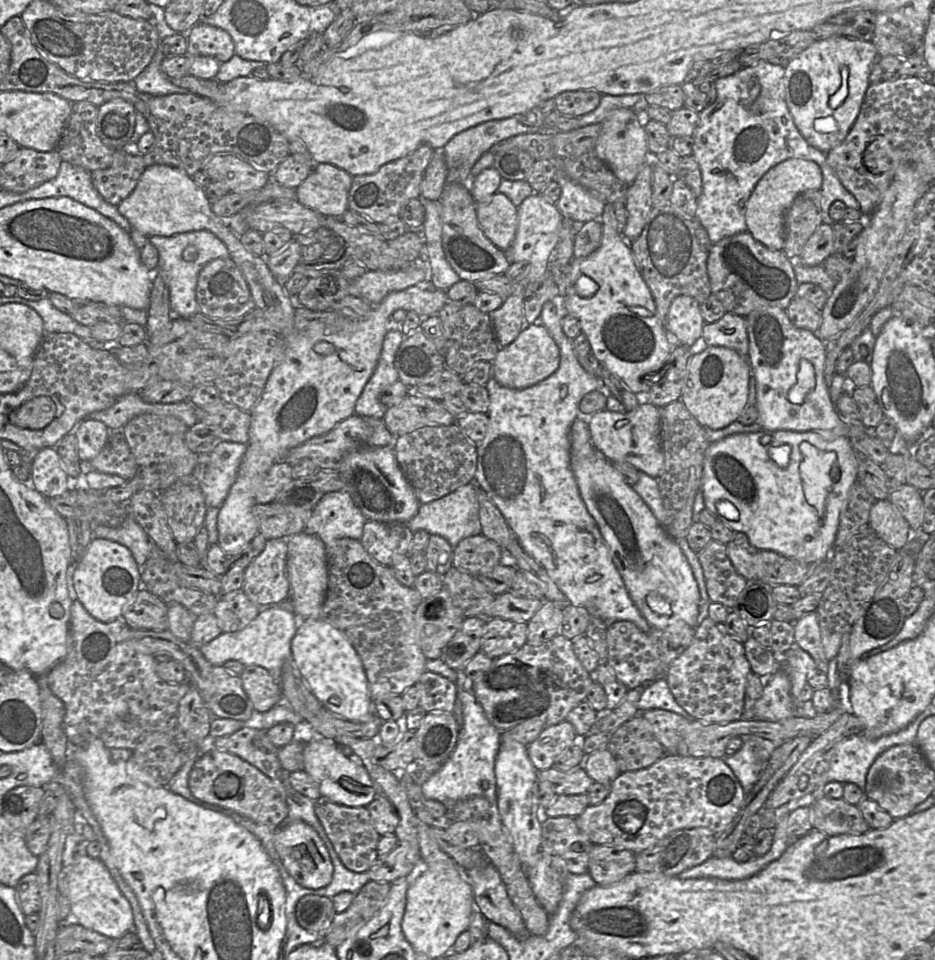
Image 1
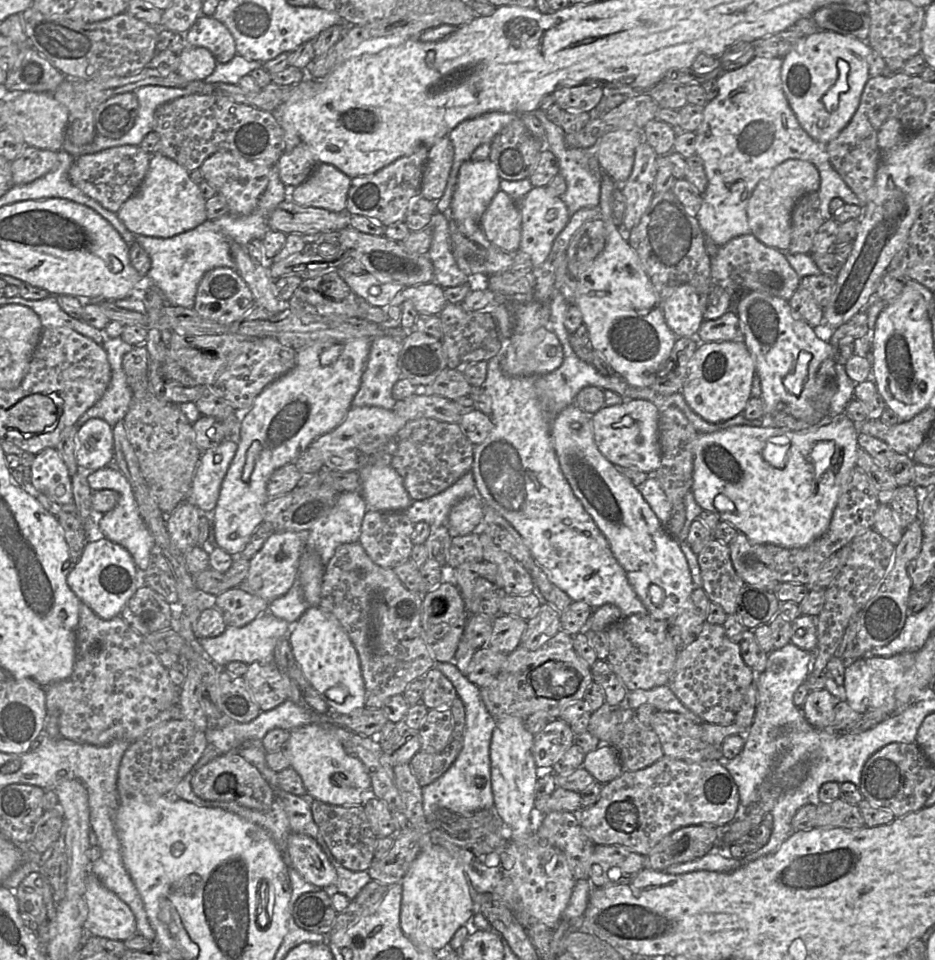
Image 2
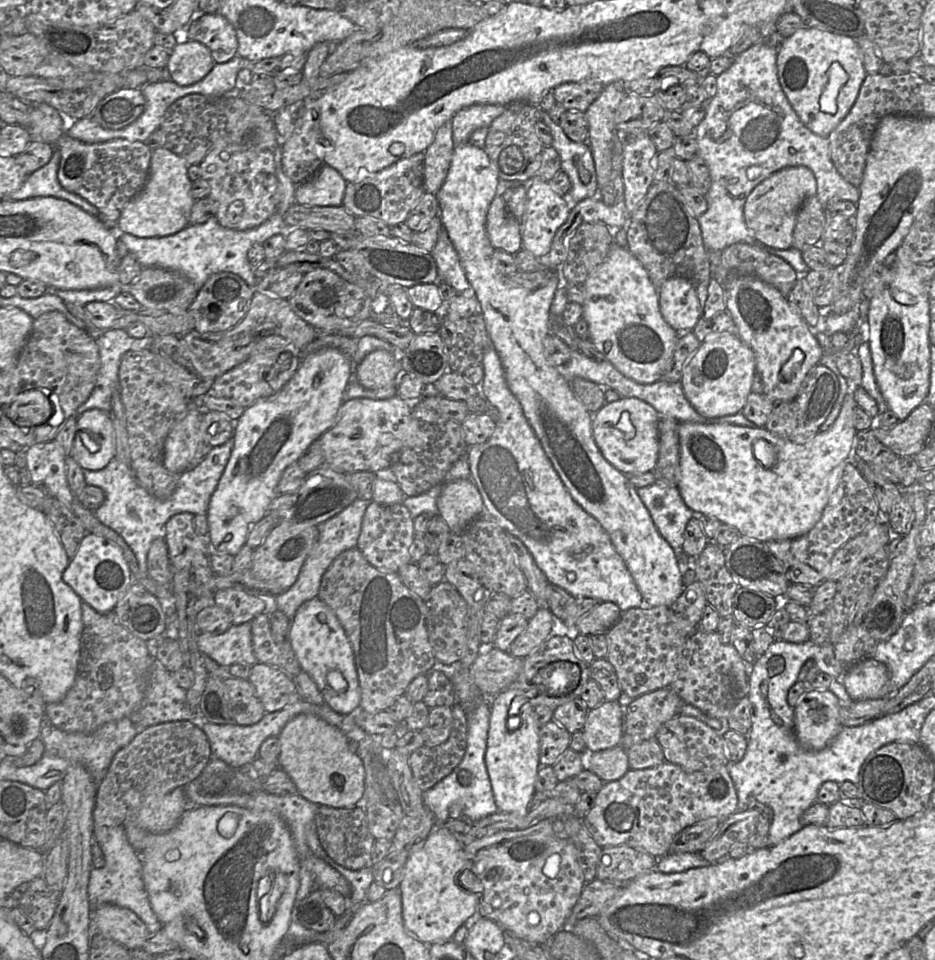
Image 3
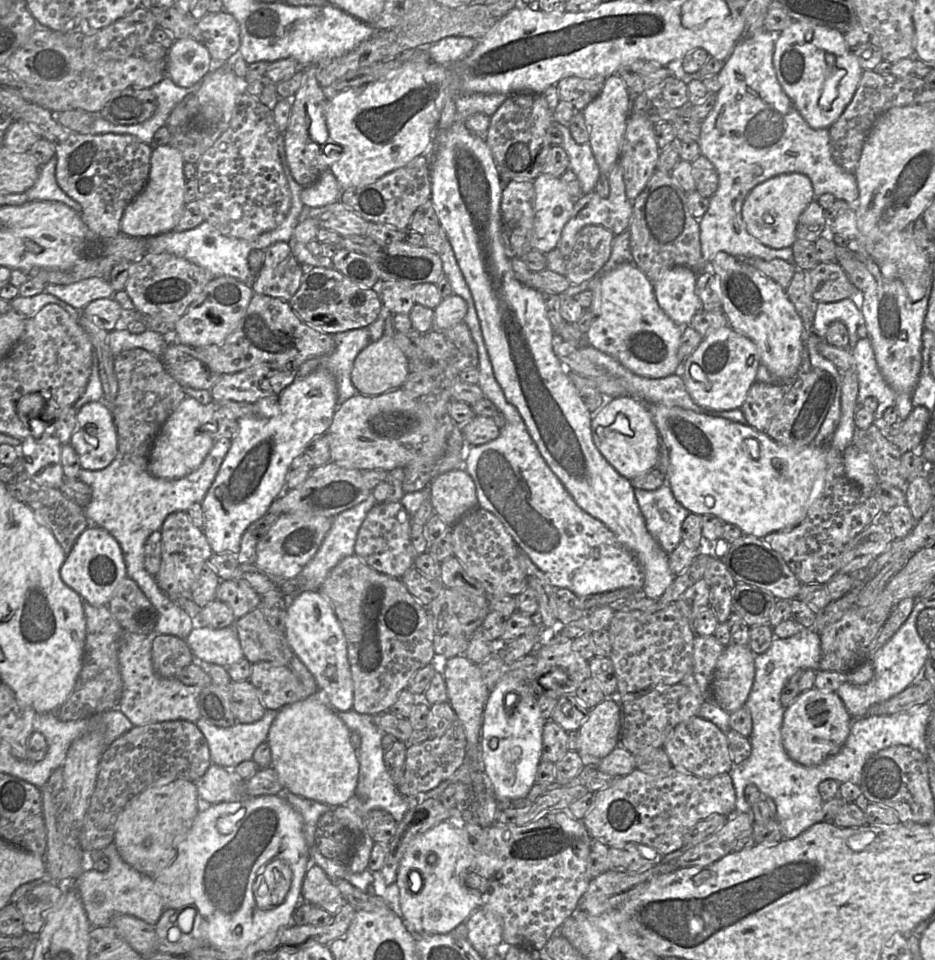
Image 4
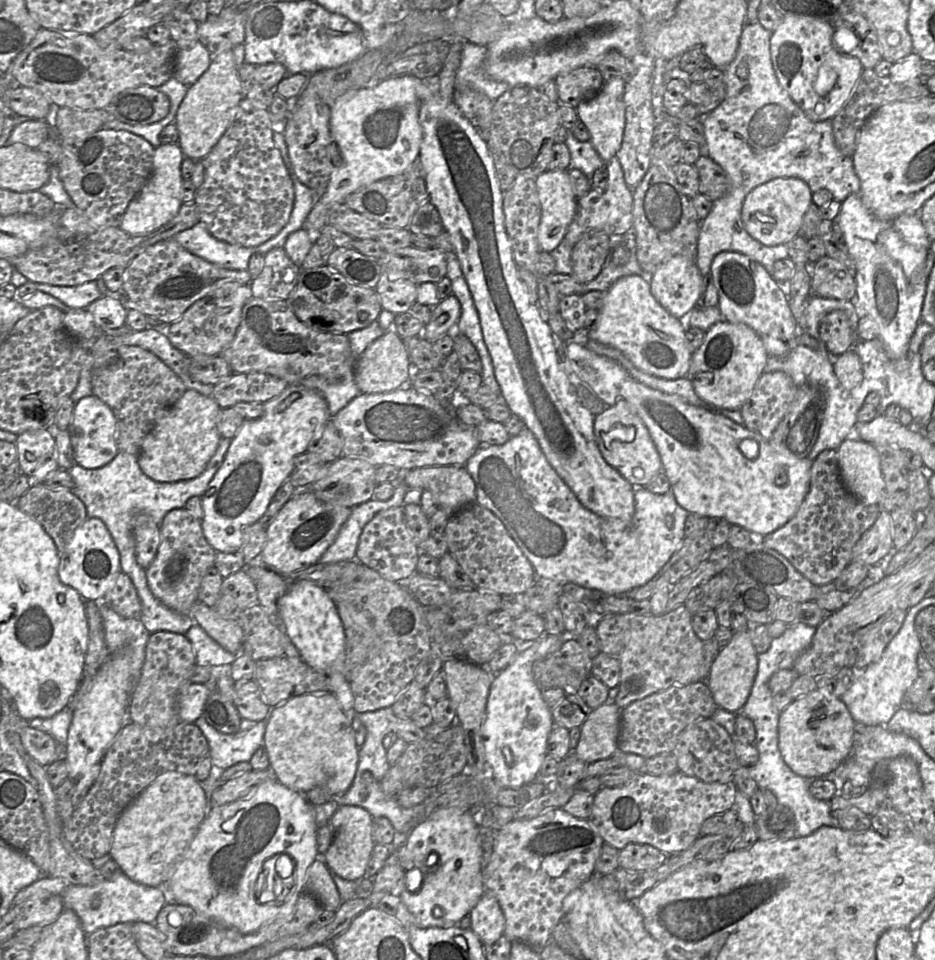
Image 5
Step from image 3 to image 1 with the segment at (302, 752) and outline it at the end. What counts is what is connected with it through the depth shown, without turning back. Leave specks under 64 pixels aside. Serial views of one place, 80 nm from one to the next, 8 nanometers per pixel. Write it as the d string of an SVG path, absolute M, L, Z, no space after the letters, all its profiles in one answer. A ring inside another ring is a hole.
M314 737L303 750L304 771L318 784L321 796L348 807L367 807L377 796L371 778L362 765L343 755L333 740Z

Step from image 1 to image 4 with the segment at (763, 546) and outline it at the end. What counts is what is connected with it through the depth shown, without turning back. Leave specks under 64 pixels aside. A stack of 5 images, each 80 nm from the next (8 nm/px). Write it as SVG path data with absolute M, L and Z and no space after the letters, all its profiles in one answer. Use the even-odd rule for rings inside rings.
M855 369L842 372L841 417L828 445L810 444L803 448L782 445L748 424L731 421L720 416L711 416L680 407L649 405L653 421L661 442L669 451L667 484L675 499L690 513L712 514L724 523L735 524L745 535L764 538L773 532L783 532L800 524L806 517L812 503L821 494L826 473L826 452L828 448L843 452L853 444L856 430L854 416L859 408L858 376Z

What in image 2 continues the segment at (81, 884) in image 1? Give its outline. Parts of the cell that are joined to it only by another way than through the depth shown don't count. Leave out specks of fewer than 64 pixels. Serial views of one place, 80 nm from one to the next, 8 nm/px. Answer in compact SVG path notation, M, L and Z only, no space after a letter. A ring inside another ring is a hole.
M92 873L86 881L85 901L88 907L88 916L84 924L87 934L122 942L137 934L136 919L130 907Z

